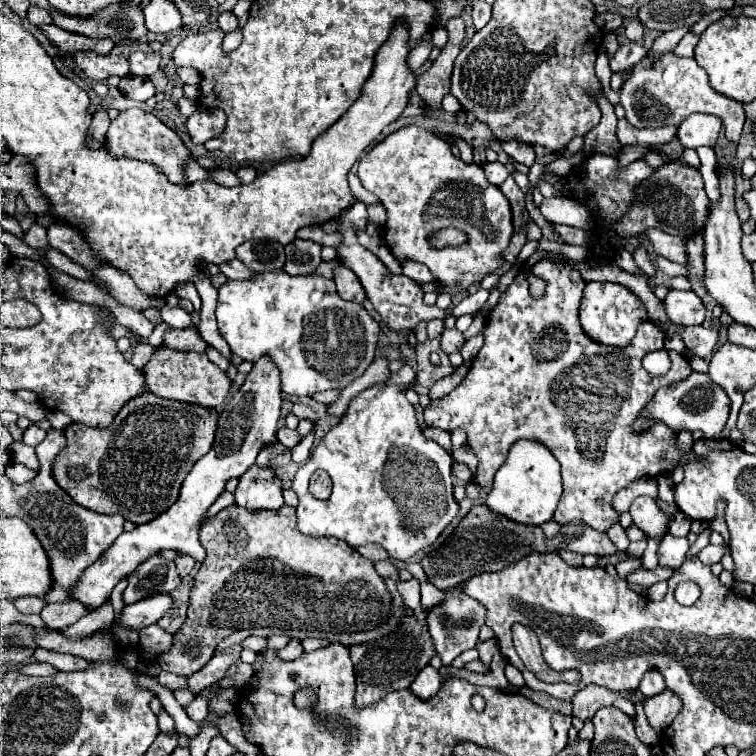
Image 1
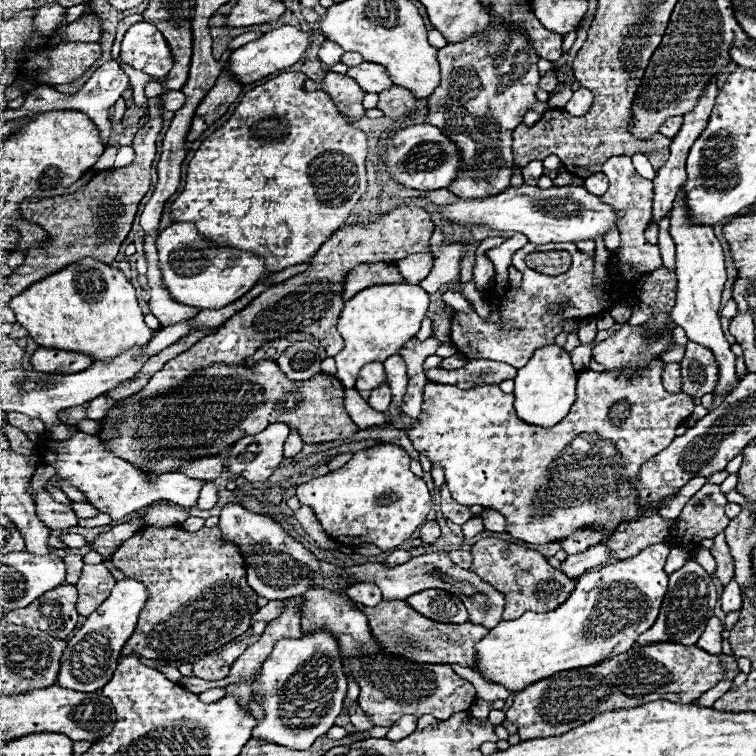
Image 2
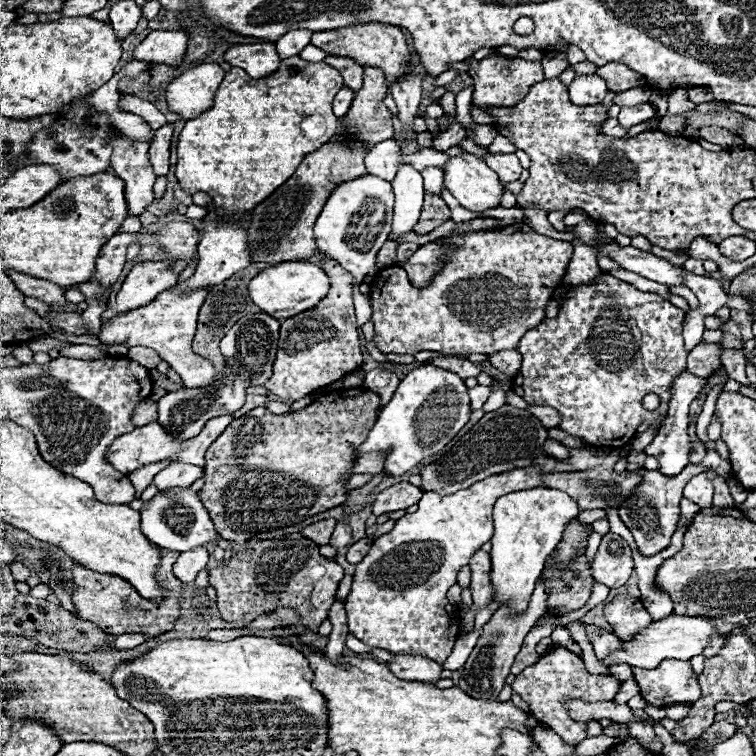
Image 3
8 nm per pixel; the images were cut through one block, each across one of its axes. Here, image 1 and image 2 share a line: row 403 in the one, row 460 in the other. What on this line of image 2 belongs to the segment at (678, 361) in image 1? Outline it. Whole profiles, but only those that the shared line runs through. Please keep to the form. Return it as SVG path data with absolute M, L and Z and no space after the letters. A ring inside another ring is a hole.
M652 362L650 368L646 370L640 370L638 376L626 372L624 376L616 376L616 374L606 374L606 372L592 372L592 370L584 370L578 374L578 384L576 384L576 402L572 404L572 410L552 428L542 428L542 426L532 426L532 424L526 424L522 422L518 416L516 416L516 410L514 410L514 394L504 394L496 384L482 384L482 386L476 386L476 388L470 388L470 390L460 390L456 386L450 386L450 384L436 384L436 382L428 382L424 386L424 404L422 404L422 414L418 418L418 424L414 428L408 430L408 438L412 440L414 448L418 452L426 452L426 456L432 460L432 464L436 466L442 466L444 468L444 474L446 474L446 484L450 488L450 494L452 498L462 504L462 506L484 506L484 508L494 508L498 510L500 514L504 514L506 522L508 522L508 534L512 538L518 538L518 540L524 540L524 542L530 542L530 544L550 544L550 542L558 542L558 540L564 540L568 536L572 536L576 530L580 528L596 528L596 530L604 530L608 536L612 536L622 524L626 522L634 522L638 520L644 512L648 510L660 510L664 508L672 498L662 498L660 502L654 502L654 504L646 504L644 510L640 510L640 504L638 504L638 494L632 486L632 480L638 476L640 468L644 462L648 462L650 458L654 458L658 452L662 452L674 438L674 430L678 426L684 424L684 420L692 414L694 410L694 400L680 392L680 394L668 394L662 386L662 370L664 370L664 362ZM626 398L630 402L630 416L626 420L622 420L620 426L614 426L612 420L608 418L610 414L610 408L618 402Z

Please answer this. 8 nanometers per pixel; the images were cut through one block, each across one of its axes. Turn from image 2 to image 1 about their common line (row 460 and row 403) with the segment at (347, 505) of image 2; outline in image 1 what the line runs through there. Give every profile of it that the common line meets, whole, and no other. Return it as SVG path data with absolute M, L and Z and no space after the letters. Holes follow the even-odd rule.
M408 364L402 370L392 372L390 380L384 384L372 384L370 388L356 394L342 420L326 432L326 436L314 448L310 460L296 472L294 490L298 494L298 528L306 536L336 536L346 540L352 548L376 542L392 558L408 560L416 552L432 546L444 526L448 526L458 516L458 504L452 496L450 466L452 456L438 446L434 440L422 434L416 422L412 404L406 400L406 390L414 382L414 370ZM312 470L326 470L334 482L328 500L314 500L308 492L308 480Z

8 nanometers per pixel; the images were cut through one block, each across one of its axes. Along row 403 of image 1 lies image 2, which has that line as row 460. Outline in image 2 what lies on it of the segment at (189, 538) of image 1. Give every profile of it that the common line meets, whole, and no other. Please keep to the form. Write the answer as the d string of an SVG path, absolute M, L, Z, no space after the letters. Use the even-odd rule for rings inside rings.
M282 422L270 424L266 430L254 436L238 440L228 456L228 470L250 482L264 482L270 478L274 468L282 462L284 442L290 428Z

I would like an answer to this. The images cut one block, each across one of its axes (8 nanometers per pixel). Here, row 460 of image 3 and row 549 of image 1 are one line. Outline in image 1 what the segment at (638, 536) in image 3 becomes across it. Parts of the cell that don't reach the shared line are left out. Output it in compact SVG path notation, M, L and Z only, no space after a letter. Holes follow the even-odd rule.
M710 544L702 552L698 552L698 560L704 562L704 564L714 564L714 562L720 562L726 552L728 552L726 546L714 546L714 544Z

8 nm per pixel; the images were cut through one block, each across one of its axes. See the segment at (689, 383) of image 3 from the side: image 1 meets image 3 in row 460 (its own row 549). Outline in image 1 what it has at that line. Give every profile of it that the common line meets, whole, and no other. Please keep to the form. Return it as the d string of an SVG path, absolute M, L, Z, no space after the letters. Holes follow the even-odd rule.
M666 534L658 548L658 566L678 570L678 566L682 566L682 562L686 560L686 554L688 554L688 540Z

